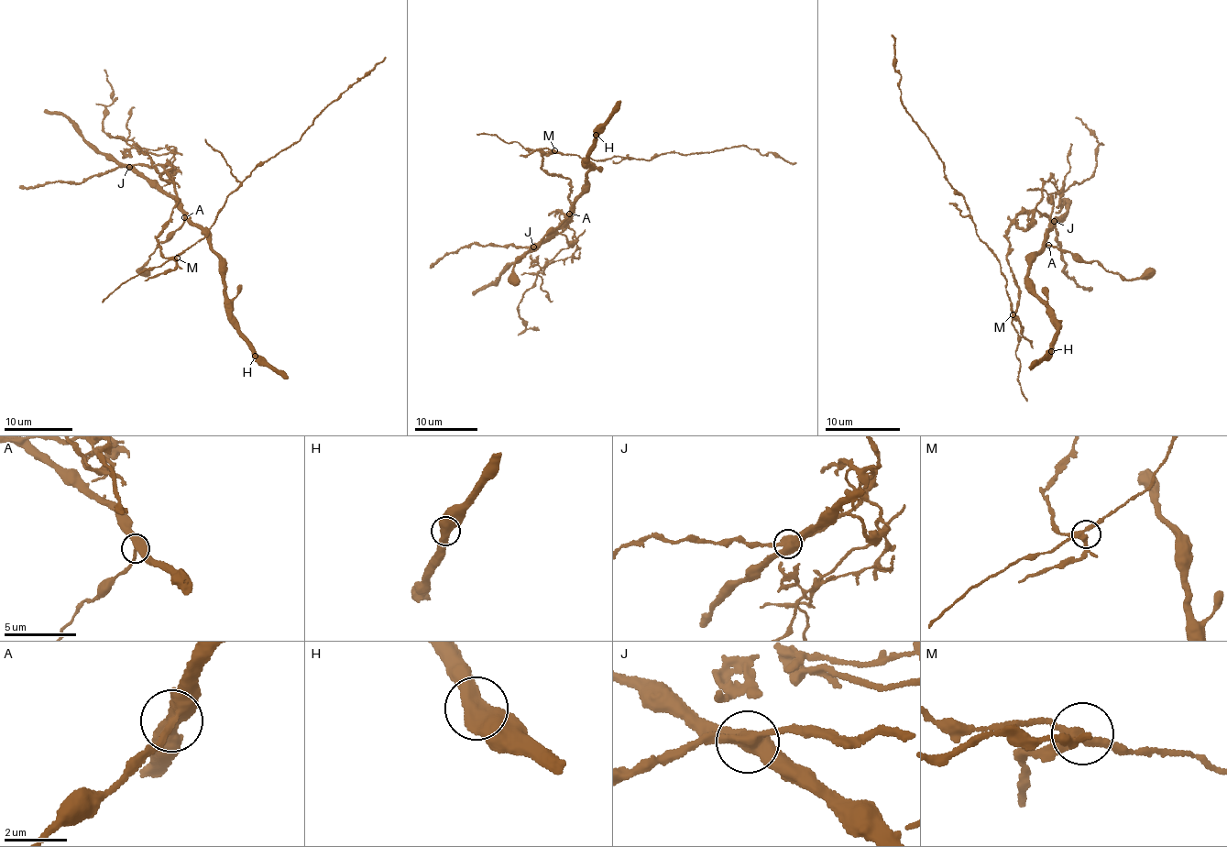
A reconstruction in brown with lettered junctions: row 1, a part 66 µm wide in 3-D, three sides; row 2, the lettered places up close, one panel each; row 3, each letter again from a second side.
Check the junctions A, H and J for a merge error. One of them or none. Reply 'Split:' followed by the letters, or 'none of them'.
Split: J

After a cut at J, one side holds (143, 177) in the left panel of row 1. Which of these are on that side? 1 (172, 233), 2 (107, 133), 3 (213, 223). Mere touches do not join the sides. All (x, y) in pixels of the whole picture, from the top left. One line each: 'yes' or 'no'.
1: yes
2: no
3: no

